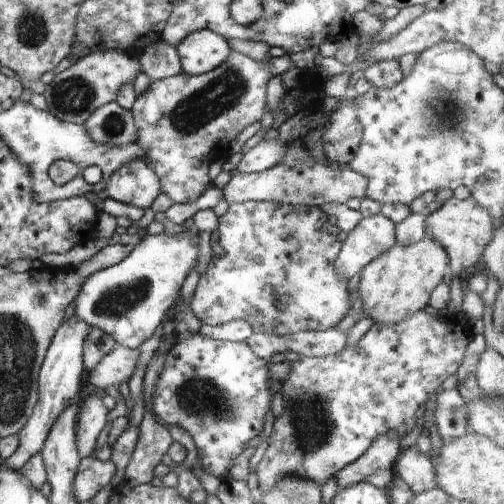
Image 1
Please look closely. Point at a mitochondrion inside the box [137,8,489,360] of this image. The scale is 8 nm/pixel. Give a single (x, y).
(202, 106)

